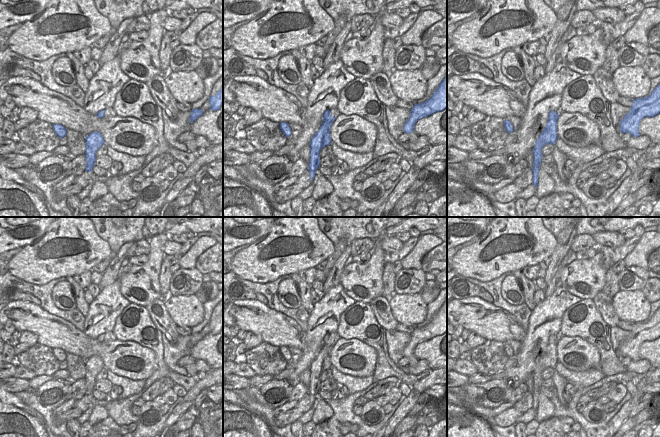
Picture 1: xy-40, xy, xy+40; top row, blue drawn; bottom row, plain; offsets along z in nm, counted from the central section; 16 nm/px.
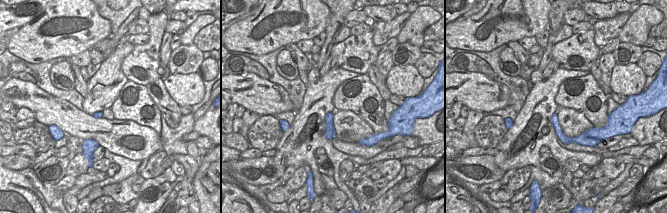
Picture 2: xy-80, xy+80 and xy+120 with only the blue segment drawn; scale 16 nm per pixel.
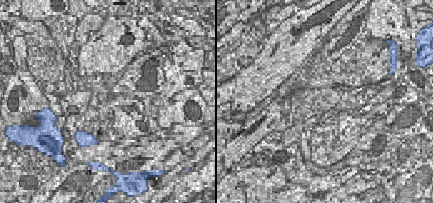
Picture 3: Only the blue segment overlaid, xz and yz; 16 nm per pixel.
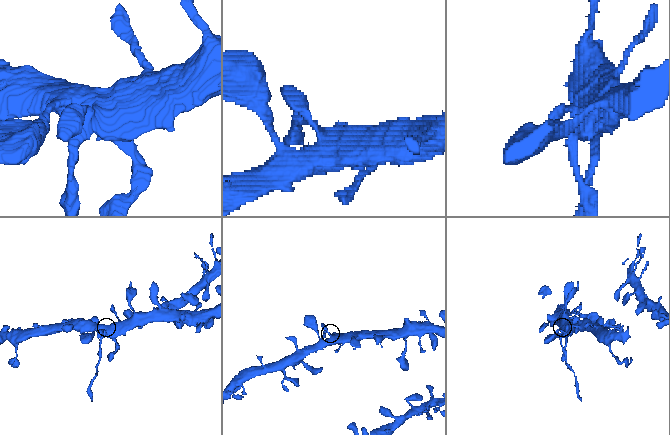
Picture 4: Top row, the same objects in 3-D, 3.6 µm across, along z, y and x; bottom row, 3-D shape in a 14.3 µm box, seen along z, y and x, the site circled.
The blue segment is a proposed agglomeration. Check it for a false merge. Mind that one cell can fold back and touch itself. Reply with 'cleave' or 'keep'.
cleave

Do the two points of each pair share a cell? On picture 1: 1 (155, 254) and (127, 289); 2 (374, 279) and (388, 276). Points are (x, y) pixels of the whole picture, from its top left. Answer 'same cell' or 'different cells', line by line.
1: same cell
2: different cells

